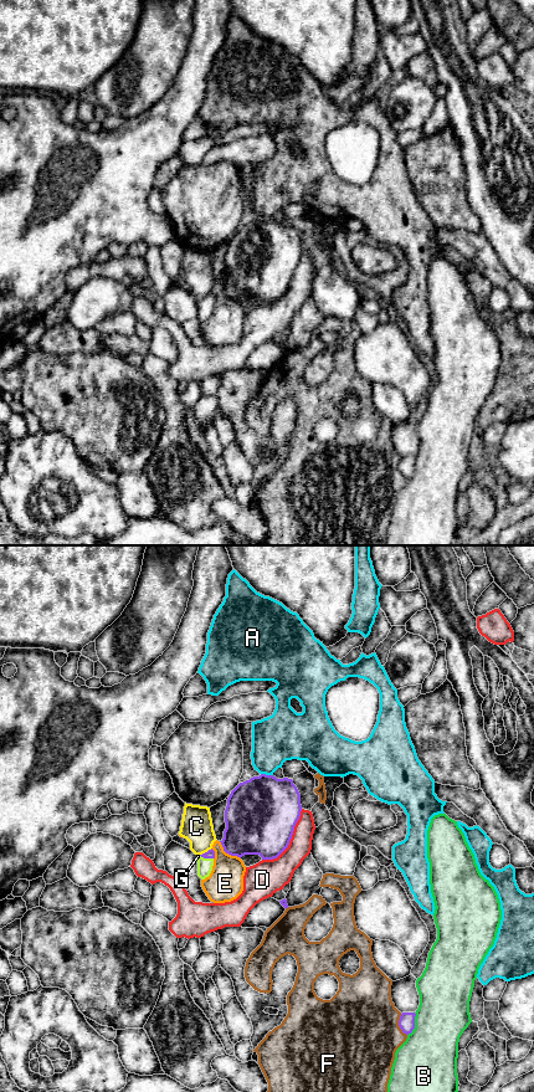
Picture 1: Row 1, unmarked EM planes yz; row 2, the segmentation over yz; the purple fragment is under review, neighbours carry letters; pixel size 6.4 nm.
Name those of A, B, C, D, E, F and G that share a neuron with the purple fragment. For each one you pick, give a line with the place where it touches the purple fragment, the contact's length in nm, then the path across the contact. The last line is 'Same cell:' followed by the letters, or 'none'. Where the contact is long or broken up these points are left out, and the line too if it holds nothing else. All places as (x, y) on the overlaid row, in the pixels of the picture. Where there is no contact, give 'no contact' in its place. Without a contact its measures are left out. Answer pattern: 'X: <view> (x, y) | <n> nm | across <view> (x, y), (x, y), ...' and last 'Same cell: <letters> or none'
G: yz (206, 857) | 90 nm | across yz (210, 854), (206, 857), (204, 865)
Same cell: G

